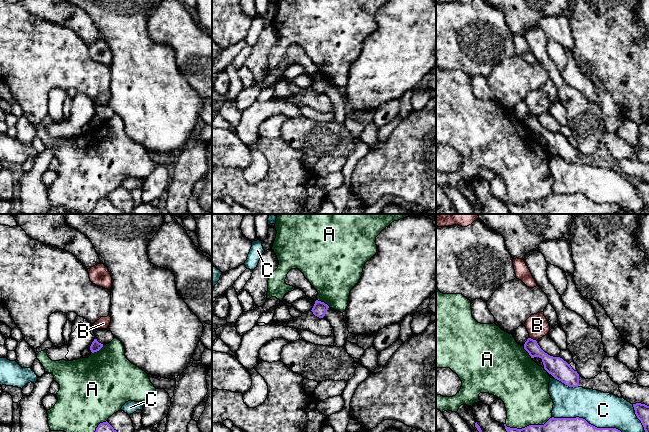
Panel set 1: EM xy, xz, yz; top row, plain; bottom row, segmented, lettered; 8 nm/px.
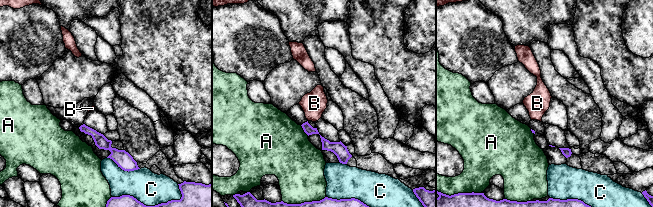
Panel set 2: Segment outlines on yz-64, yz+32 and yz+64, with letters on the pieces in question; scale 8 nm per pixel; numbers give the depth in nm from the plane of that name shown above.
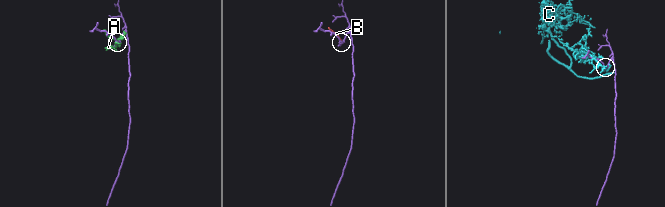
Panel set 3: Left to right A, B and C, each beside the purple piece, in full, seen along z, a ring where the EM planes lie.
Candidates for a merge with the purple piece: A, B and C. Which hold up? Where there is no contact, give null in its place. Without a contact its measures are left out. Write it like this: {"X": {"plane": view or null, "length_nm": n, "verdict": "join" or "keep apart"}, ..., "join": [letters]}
{"A": {"plane": "xy", "length_nm": 120, "verdict": "keep apart"}, "B": {"plane": "yz", "length_nm": 70, "verdict": "keep apart"}, "C": {"plane": "yz", "length_nm": 300, "verdict": "keep apart"}, "join": []}

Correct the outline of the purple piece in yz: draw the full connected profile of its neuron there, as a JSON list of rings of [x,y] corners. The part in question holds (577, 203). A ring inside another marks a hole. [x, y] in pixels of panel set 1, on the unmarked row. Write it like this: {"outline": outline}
{"outline": [[[550,194],[544,201],[522,205],[504,200],[510,214],[617,214],[623,209],[616,204],[597,204],[583,194]]]}

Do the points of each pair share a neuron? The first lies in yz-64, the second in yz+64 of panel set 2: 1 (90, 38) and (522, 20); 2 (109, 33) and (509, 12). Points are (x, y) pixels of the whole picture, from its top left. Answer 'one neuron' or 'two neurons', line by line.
1: two neurons
2: two neurons

